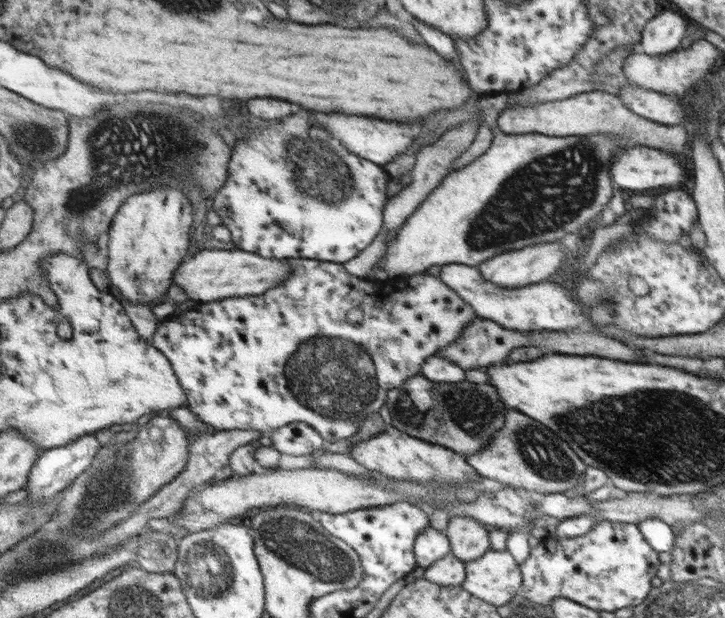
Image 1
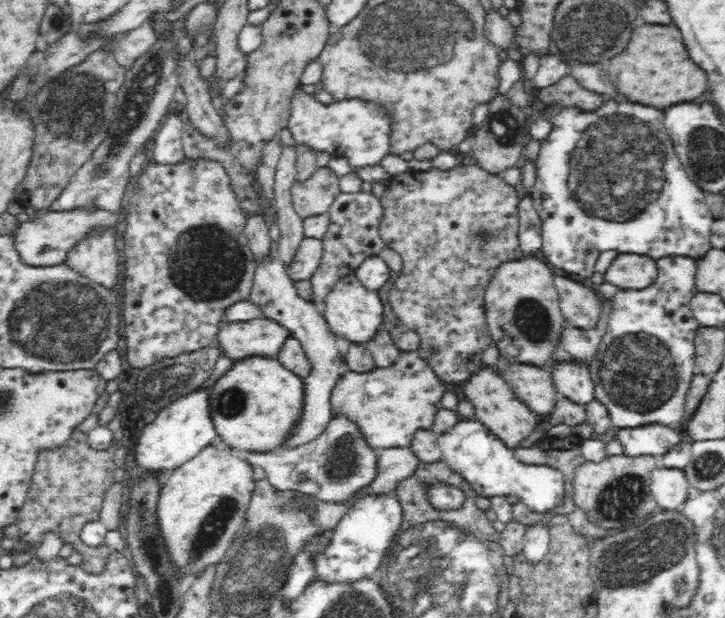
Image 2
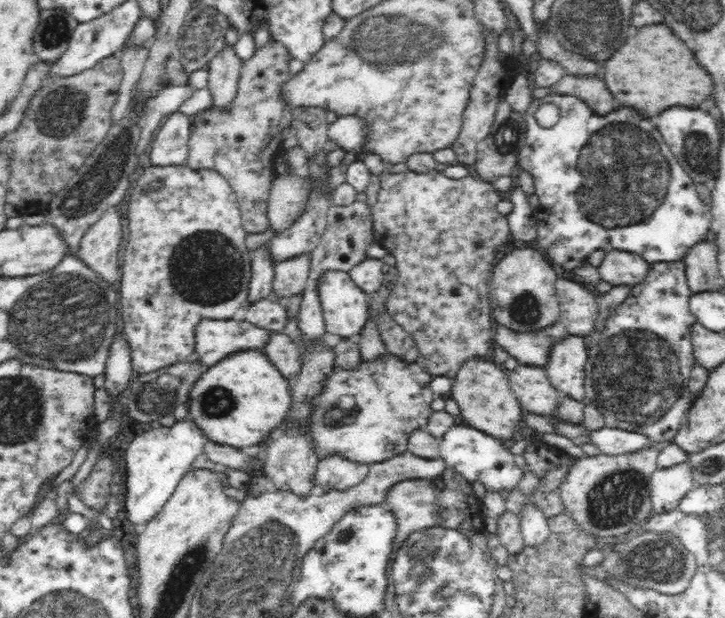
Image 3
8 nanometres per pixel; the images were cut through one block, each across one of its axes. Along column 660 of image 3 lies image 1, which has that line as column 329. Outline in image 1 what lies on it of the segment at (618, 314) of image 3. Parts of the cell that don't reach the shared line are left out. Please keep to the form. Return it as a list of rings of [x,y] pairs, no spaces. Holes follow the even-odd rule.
[[[303,257],[287,258],[286,262],[290,262],[290,266],[294,267],[294,272],[290,274],[289,280],[283,281],[281,285],[275,285],[273,289],[266,290],[260,295],[223,298],[208,303],[198,302],[195,308],[189,309],[179,316],[173,315],[166,318],[159,323],[159,328],[155,328],[153,331],[149,345],[157,348],[165,359],[170,360],[171,367],[174,368],[174,372],[178,376],[179,384],[183,386],[183,391],[187,394],[185,407],[199,419],[199,422],[211,426],[214,430],[245,431],[255,429],[268,435],[269,432],[282,426],[291,425],[294,422],[304,422],[319,433],[326,445],[351,437],[358,432],[363,418],[377,412],[383,405],[383,397],[386,392],[403,385],[411,377],[419,375],[427,358],[433,357],[439,350],[458,341],[463,330],[467,326],[471,326],[470,322],[479,320],[478,315],[473,317],[473,313],[471,313],[473,307],[462,302],[462,298],[459,298],[454,290],[451,290],[441,279],[427,275],[425,272],[394,280],[379,281],[369,280],[367,276],[353,277],[339,263]]]

